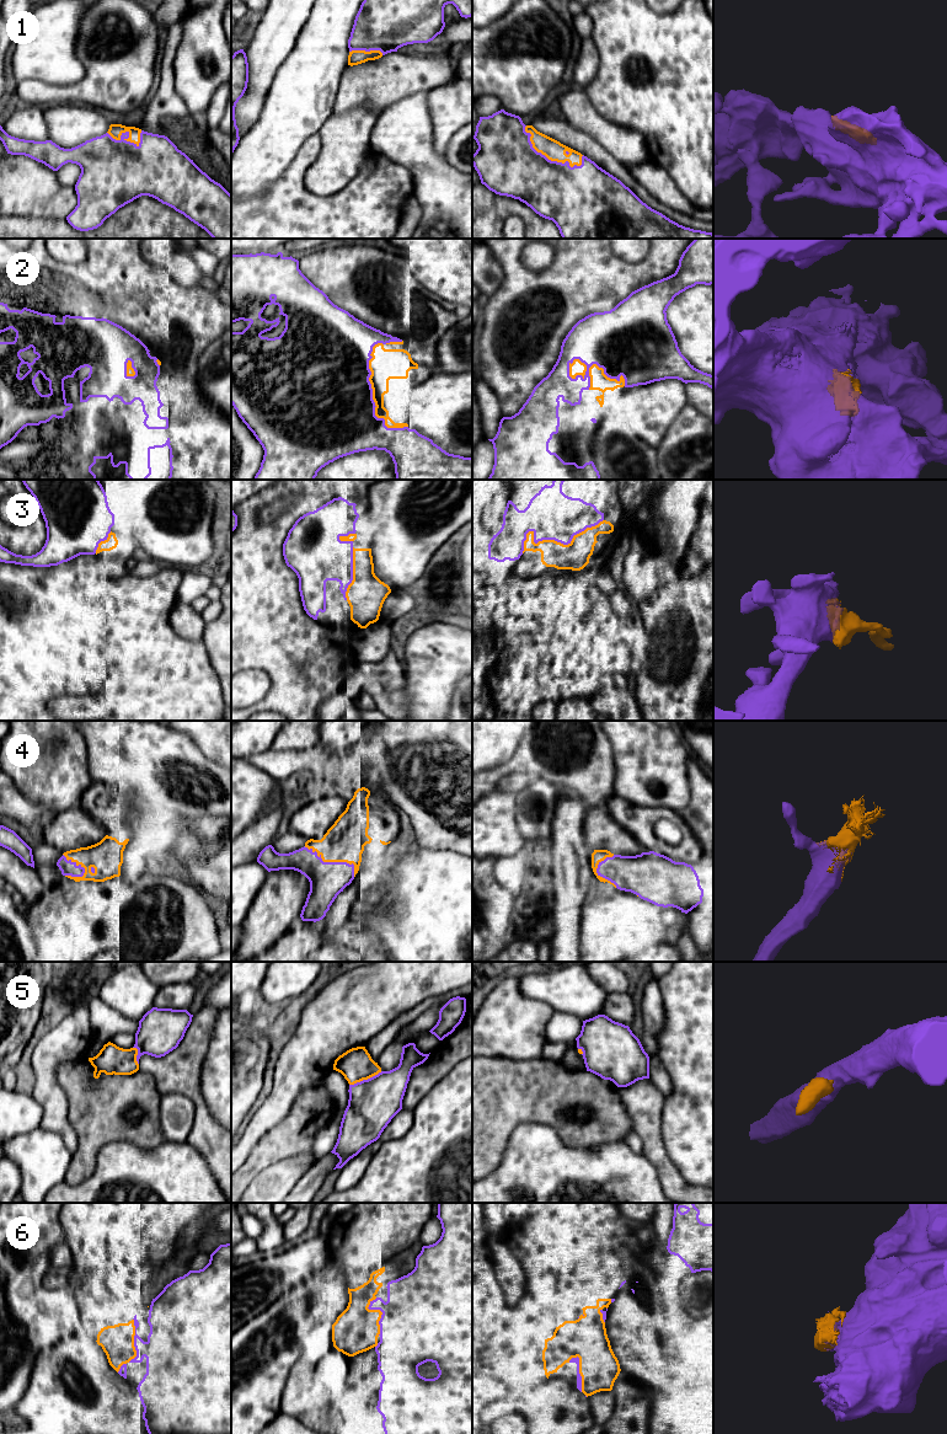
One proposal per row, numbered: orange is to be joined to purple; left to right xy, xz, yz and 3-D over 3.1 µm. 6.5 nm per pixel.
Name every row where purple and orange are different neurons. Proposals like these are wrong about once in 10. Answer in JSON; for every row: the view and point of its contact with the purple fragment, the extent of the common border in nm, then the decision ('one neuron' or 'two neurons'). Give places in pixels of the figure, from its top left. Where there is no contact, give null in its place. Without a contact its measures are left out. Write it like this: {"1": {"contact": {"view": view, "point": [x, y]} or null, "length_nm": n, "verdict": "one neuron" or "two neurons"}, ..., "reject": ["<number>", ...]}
{"1": {"contact": {"view": "yz", "point": [546, 158]}, "length_nm": 460, "verdict": "one neuron"}, "2": {"contact": {"view": "yz", "point": [602, 367]}, "length_nm": 400, "verdict": "one neuron"}, "3": {"contact": {"view": "yz", "point": [552, 539]}, "length_nm": 600, "verdict": "one neuron"}, "4": {"contact": {"view": "xz", "point": [333, 862]}, "length_nm": 380, "verdict": "one neuron"}, "5": {"contact": {"view": "xz", "point": [365, 1080]}, "length_nm": 240, "verdict": "one neuron"}, "6": {"contact": {"view": "xz", "point": [381, 1311]}, "length_nm": 240, "verdict": "one neuron"}, "reject": []}

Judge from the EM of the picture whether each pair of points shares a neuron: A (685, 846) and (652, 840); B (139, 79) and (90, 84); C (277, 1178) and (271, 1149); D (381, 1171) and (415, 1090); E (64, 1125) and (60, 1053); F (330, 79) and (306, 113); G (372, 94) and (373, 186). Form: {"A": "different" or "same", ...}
{"A": "same", "B": "same", "C": "different", "D": "different", "E": "same", "F": "same", "G": "different"}

